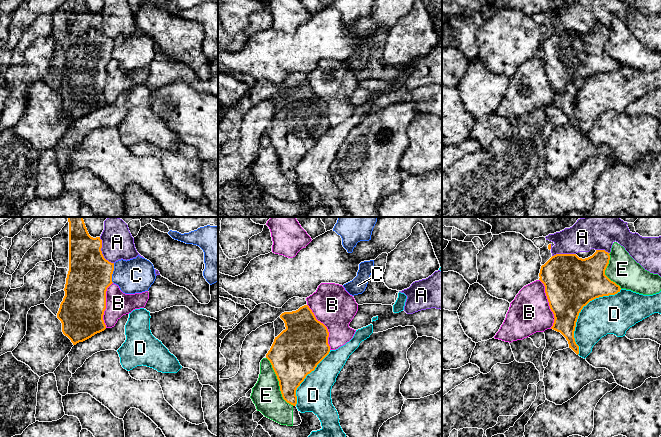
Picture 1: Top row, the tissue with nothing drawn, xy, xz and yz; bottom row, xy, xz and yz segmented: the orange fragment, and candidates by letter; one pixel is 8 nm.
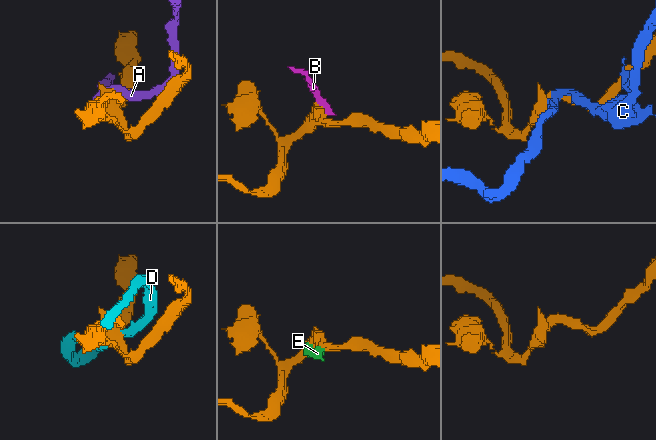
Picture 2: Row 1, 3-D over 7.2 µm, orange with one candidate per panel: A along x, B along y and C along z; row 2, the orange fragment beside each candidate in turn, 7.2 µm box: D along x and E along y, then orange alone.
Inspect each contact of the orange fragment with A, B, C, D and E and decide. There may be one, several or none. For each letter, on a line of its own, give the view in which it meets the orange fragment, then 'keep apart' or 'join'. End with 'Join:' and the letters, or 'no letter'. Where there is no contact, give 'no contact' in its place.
A: contact in xy; keep apart
B: contact in yz; keep apart
C: contact in xy; keep apart
D: contact in yz; keep apart
E: contact in xz; keep apart
Join: no letter

